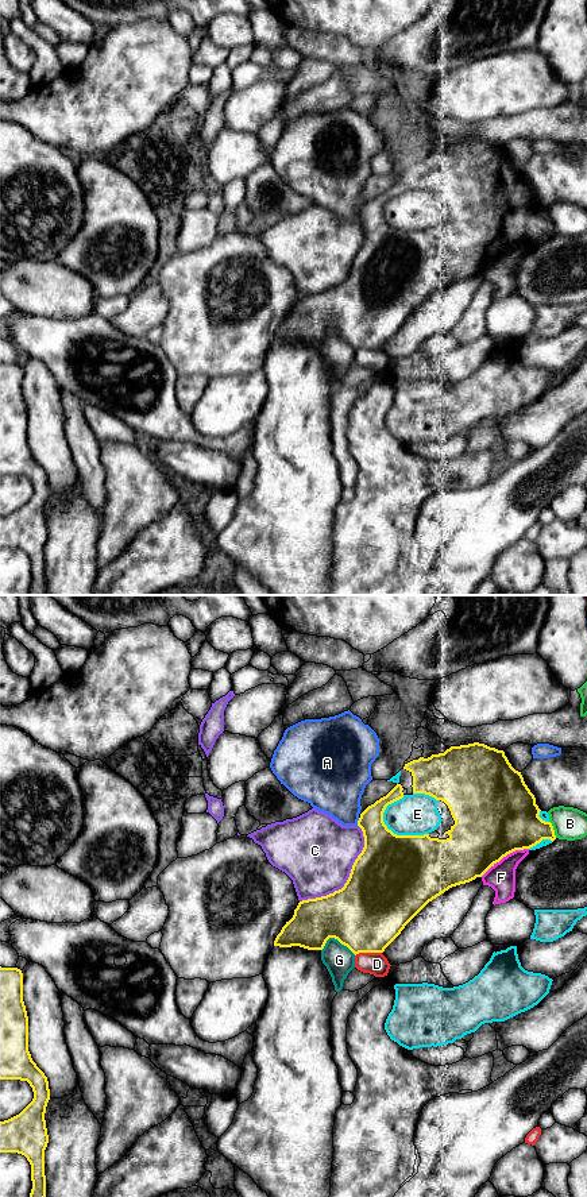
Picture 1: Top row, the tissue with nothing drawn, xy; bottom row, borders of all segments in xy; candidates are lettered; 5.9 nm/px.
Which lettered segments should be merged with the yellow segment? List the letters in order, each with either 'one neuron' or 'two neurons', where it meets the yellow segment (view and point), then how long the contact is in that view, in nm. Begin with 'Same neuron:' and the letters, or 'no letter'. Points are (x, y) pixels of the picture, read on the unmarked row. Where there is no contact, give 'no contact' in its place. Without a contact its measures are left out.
Same neuron: no letter
A: two neurons | xy (358, 216) | 40 nm
B: two neurons | xy (552, 224) | 110 nm
C: two neurons | xy (348, 273) | 600 nm
D: two neurons | xy (367, 347) | 160 nm
E: two neurons | xy (398, 231) | 300 nm
F: two neurons | xy (504, 251) | 340 nm
G: two neurons | xy (338, 335) | 220 nm

